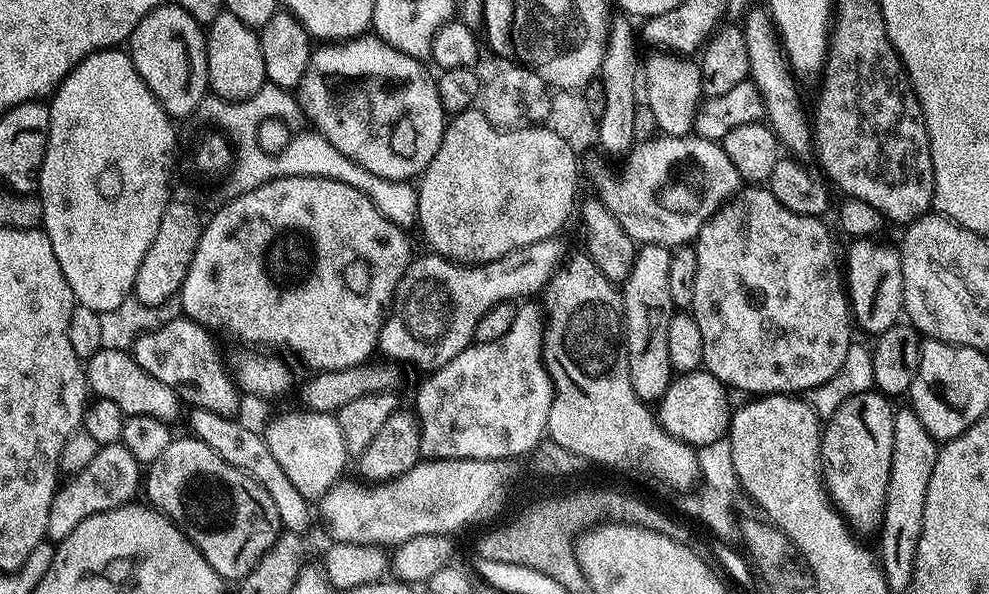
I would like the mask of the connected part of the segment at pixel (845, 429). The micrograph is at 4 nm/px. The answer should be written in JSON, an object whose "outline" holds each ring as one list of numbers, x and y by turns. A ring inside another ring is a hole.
{"outline":[[879,390,846,398,823,425,820,462,824,486,844,518,857,529,879,525,884,515,893,446,894,404]]}

